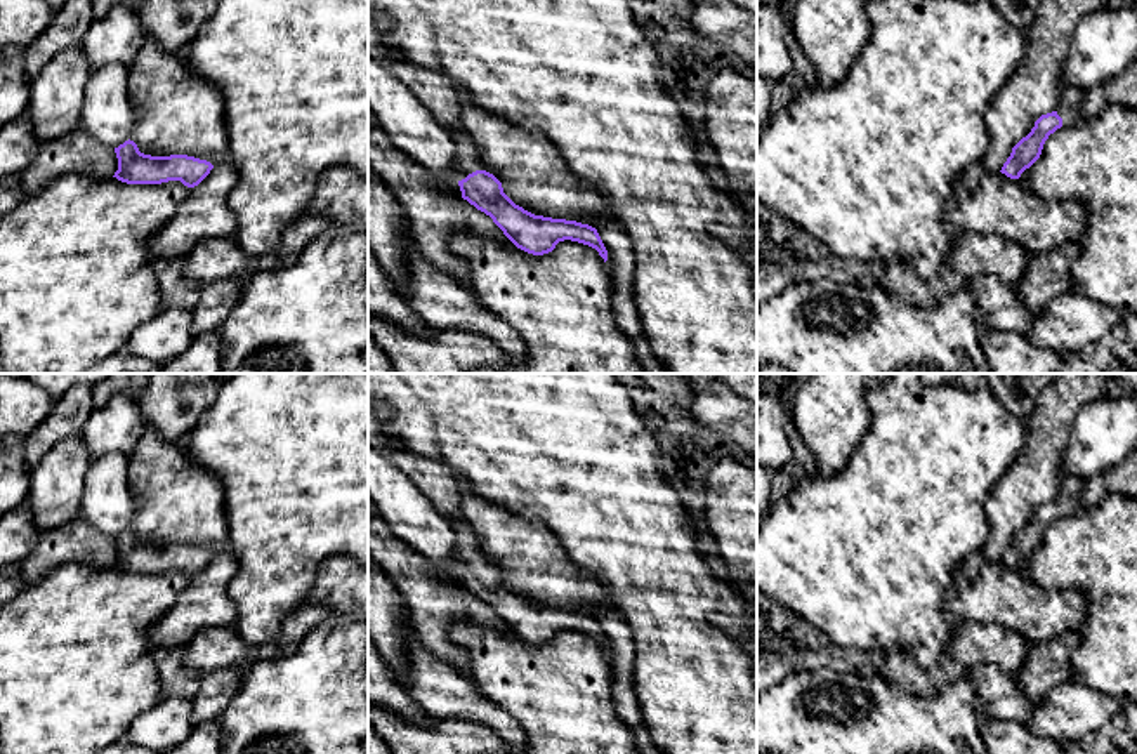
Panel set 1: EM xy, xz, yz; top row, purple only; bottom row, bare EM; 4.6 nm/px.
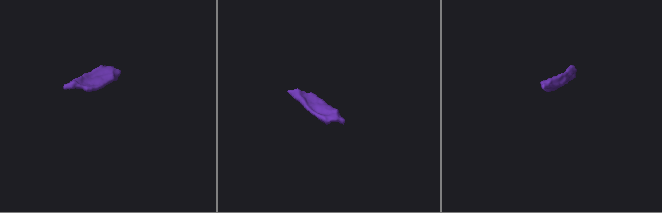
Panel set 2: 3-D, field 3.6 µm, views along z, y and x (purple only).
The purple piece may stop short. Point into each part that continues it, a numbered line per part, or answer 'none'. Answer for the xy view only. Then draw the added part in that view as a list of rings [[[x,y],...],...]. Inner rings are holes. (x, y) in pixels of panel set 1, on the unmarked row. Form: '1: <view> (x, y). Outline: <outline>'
none

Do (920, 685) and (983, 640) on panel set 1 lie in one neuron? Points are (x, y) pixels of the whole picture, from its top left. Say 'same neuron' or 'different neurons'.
same neuron

